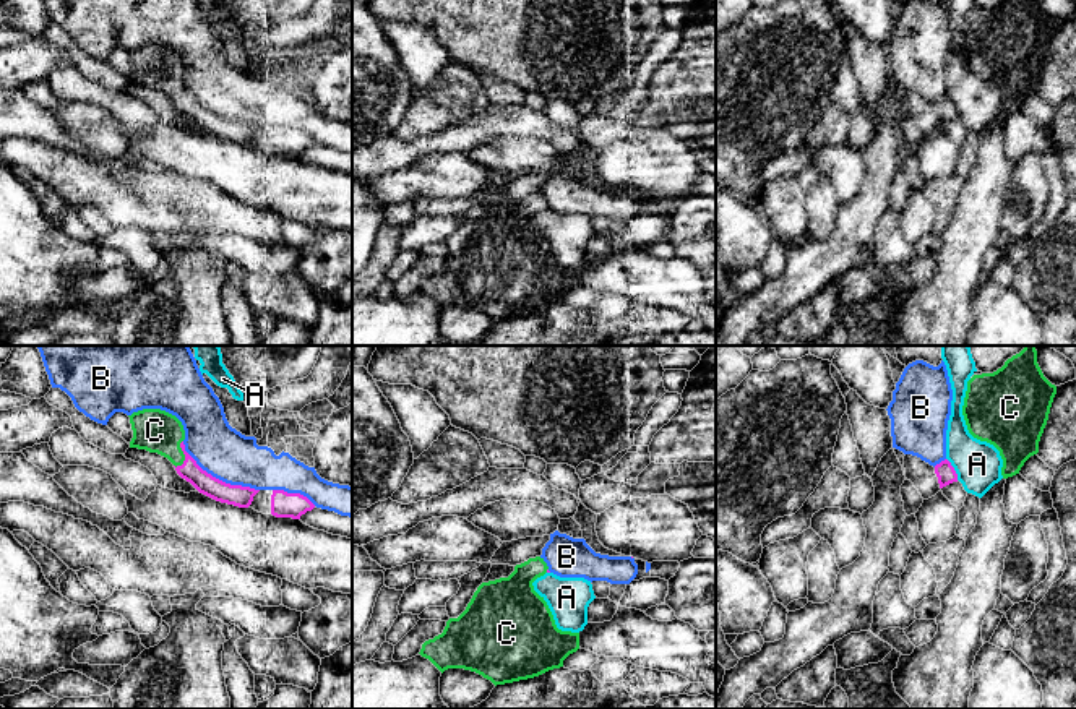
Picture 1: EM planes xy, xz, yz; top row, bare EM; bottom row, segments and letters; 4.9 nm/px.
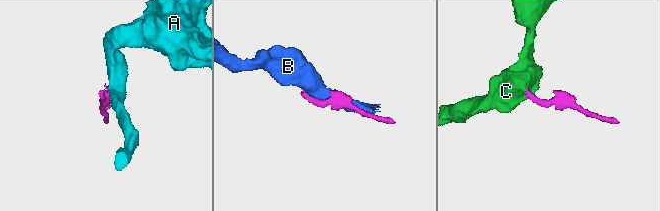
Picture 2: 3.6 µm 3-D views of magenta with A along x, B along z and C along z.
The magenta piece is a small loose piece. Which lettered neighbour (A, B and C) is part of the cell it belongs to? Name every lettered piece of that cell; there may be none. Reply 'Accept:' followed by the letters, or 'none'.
Accept: C

